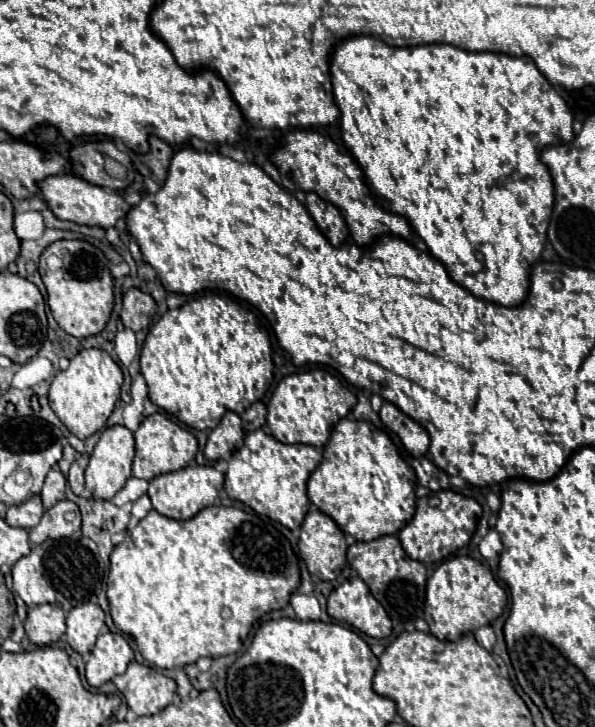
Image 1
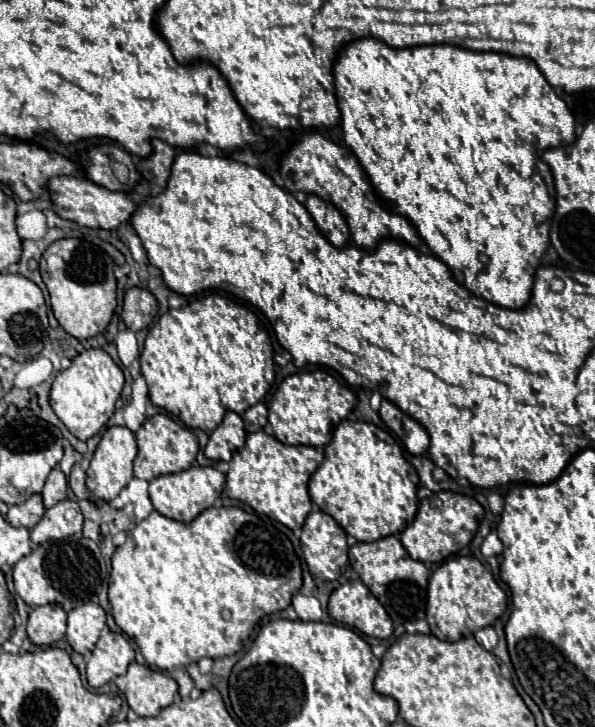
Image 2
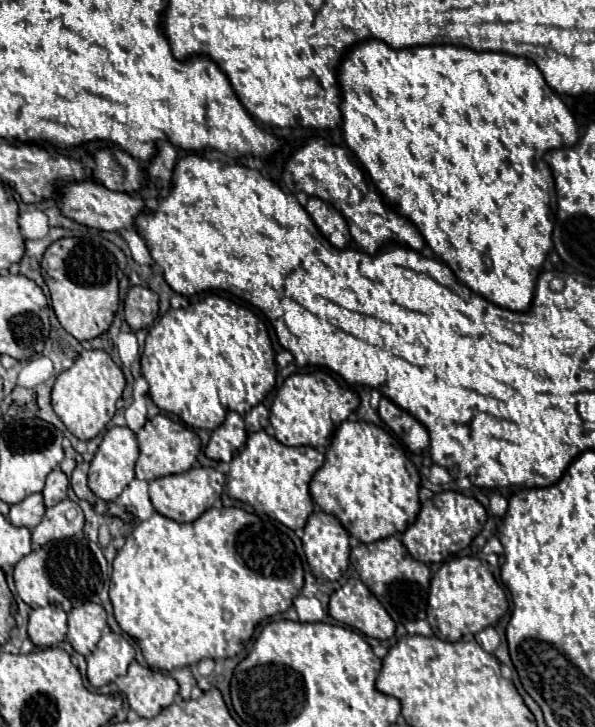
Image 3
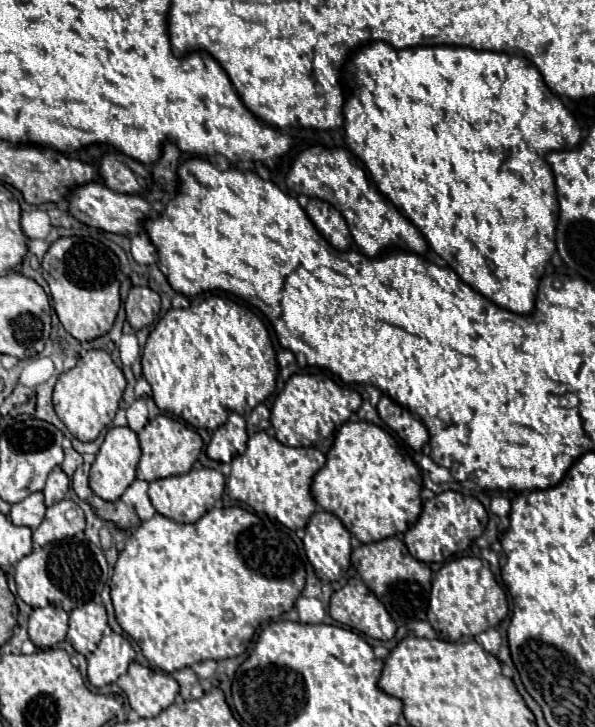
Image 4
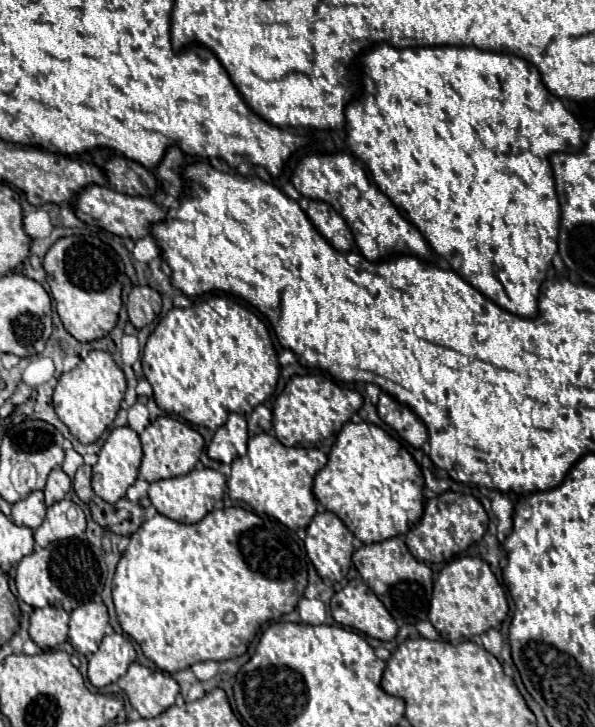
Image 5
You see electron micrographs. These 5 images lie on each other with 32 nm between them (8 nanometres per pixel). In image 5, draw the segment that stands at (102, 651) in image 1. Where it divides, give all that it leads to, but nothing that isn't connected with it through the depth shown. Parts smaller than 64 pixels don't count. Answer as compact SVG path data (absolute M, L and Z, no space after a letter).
M112 632L102 638L96 654L92 654L92 658L88 660L88 680L96 688L108 686L124 676L134 660L136 650L130 640Z

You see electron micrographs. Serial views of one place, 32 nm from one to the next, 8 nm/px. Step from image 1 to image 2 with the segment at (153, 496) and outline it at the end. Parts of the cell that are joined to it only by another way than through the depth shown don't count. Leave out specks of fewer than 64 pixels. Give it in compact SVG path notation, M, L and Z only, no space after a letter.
M190 466L188 470L154 478L150 482L150 500L154 510L158 510L162 516L178 520L178 522L190 522L202 510L214 506L216 498L220 496L224 488L224 482L226 482L226 476L212 466Z

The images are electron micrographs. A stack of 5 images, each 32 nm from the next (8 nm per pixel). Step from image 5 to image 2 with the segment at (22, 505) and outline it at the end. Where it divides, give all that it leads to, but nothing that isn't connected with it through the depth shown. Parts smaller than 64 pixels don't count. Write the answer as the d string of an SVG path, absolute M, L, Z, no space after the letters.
M32 494L30 498L26 498L22 504L18 506L10 506L6 520L12 526L24 526L24 528L34 528L40 518L44 516L44 504L42 504L42 496L40 494Z

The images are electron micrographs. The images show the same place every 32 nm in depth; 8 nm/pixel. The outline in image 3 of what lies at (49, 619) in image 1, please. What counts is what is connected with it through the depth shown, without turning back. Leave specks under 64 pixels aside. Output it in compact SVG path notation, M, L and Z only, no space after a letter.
M60 606L34 608L28 620L28 636L38 648L56 646L66 636L66 612Z

